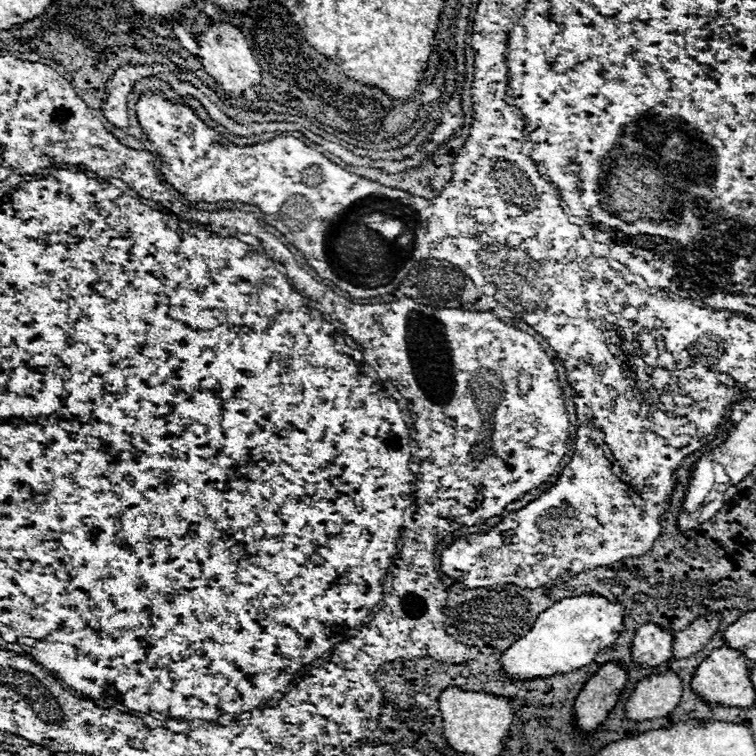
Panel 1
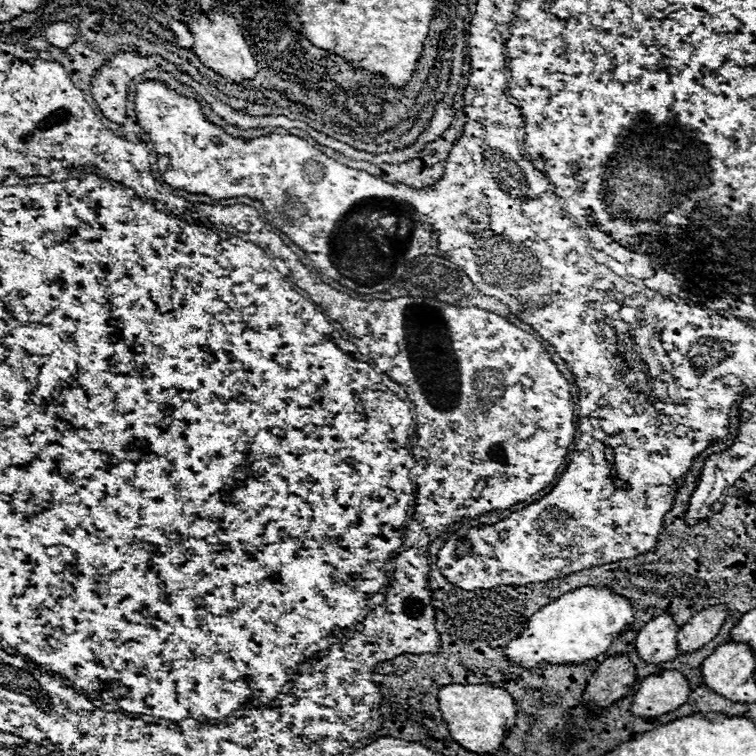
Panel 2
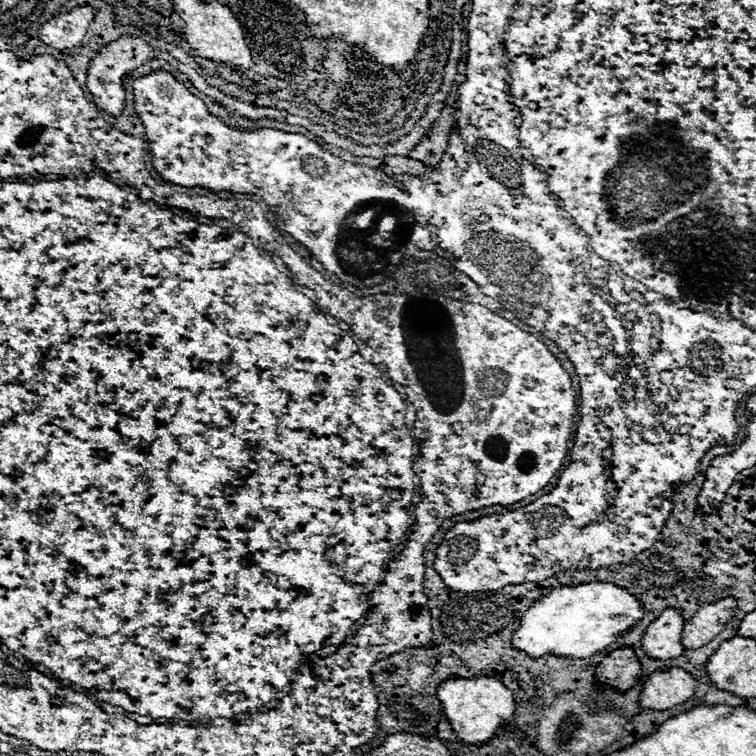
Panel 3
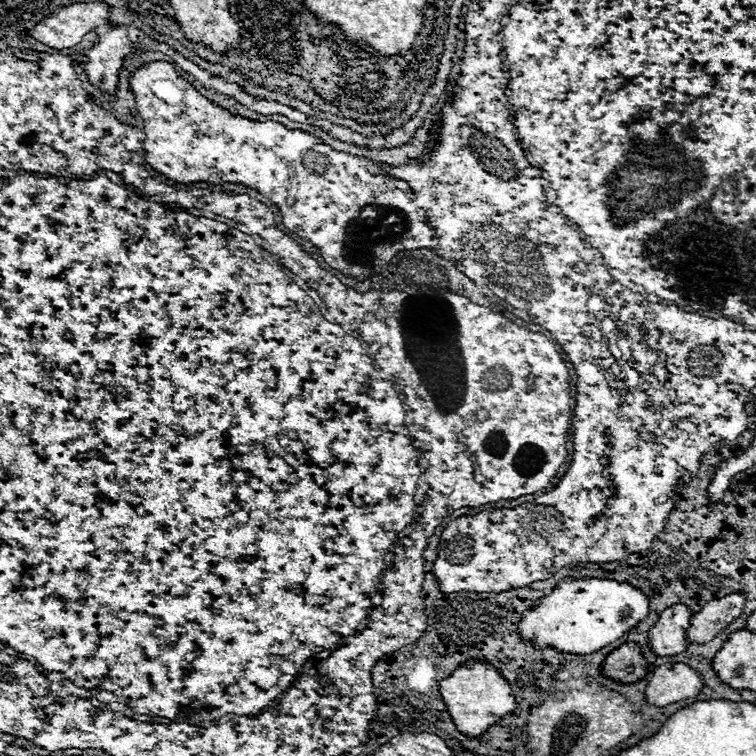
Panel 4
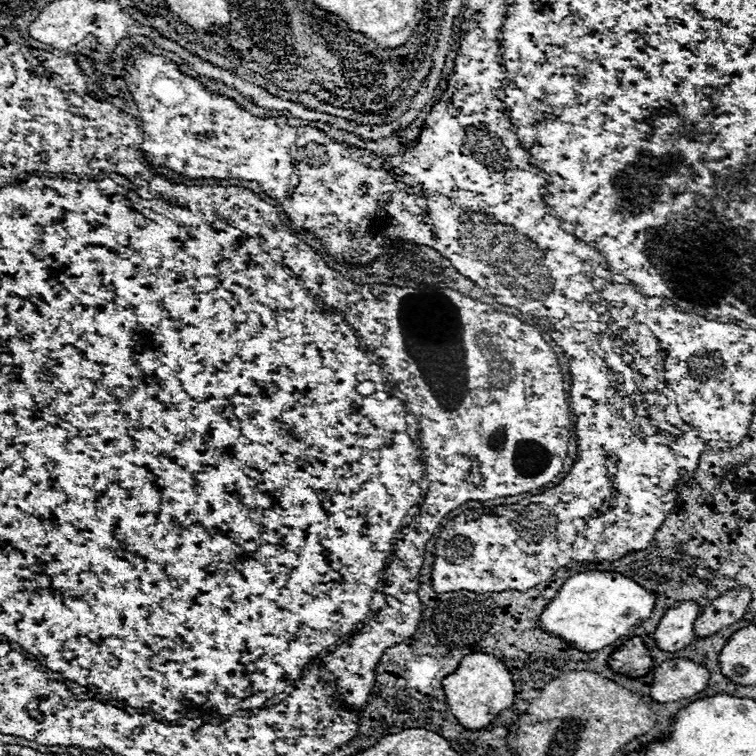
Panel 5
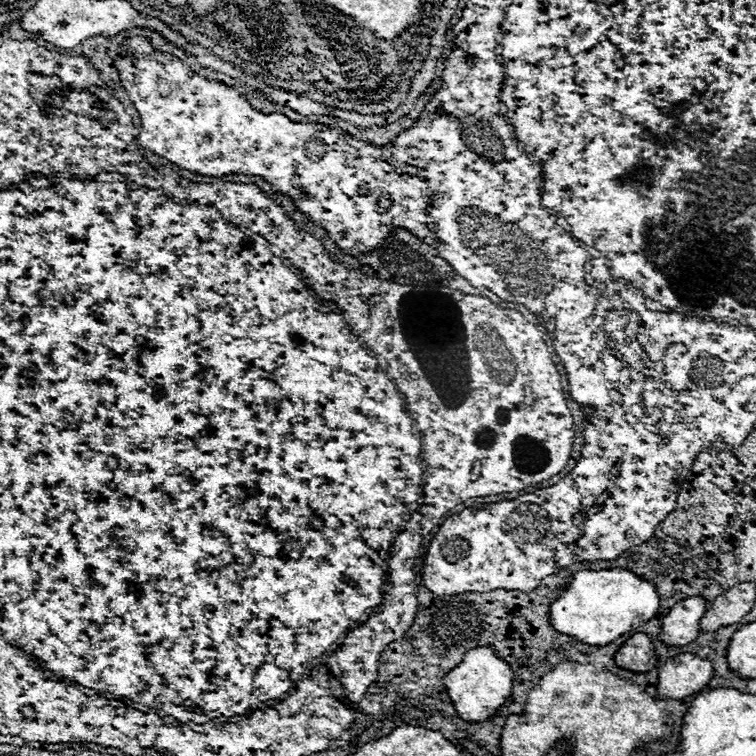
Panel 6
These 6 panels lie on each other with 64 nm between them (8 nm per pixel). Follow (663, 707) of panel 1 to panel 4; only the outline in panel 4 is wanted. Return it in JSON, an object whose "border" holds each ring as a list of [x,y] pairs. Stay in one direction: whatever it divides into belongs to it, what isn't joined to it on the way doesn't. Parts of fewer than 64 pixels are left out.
{"border":[[[662,664],[654,670],[648,686],[646,700],[654,706],[668,706],[696,696],[704,688],[704,678],[688,664]]]}

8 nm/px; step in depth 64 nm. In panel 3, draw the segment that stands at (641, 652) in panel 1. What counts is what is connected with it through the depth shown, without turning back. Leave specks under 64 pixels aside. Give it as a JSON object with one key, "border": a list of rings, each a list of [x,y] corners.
{"border":[[[668,608],[662,612],[660,618],[654,620],[654,624],[648,626],[642,638],[642,648],[650,658],[666,660],[676,658],[684,652],[680,634],[686,620],[682,618],[682,612],[678,608]]]}

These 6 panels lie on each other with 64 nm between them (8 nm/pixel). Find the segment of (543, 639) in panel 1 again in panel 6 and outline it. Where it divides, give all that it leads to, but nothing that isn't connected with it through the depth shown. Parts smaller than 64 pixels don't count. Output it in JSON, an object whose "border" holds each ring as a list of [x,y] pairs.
{"border":[[[626,568],[598,572],[580,570],[564,594],[550,606],[550,622],[560,634],[574,636],[578,642],[606,646],[634,626],[652,620],[658,608],[660,596],[656,586]]]}

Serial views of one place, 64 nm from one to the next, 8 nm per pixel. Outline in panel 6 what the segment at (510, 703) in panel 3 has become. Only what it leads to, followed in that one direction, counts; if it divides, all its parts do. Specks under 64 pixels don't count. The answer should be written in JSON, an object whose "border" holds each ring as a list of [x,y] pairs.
{"border":[[[480,646],[472,648],[464,656],[464,660],[442,678],[442,684],[446,686],[450,698],[454,700],[456,712],[462,720],[482,722],[488,720],[494,714],[494,710],[498,710],[506,702],[506,698],[510,698],[512,670],[502,658],[496,656],[496,652],[492,652],[486,646]]]}

